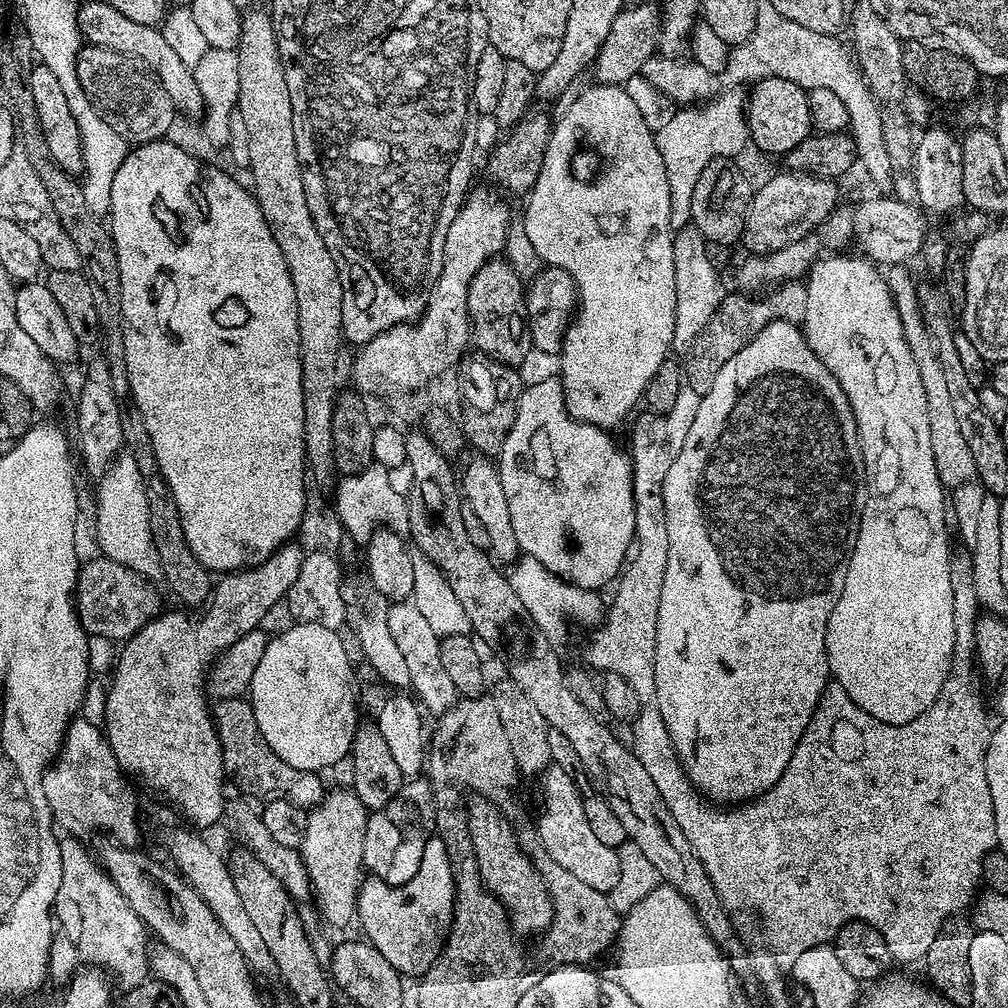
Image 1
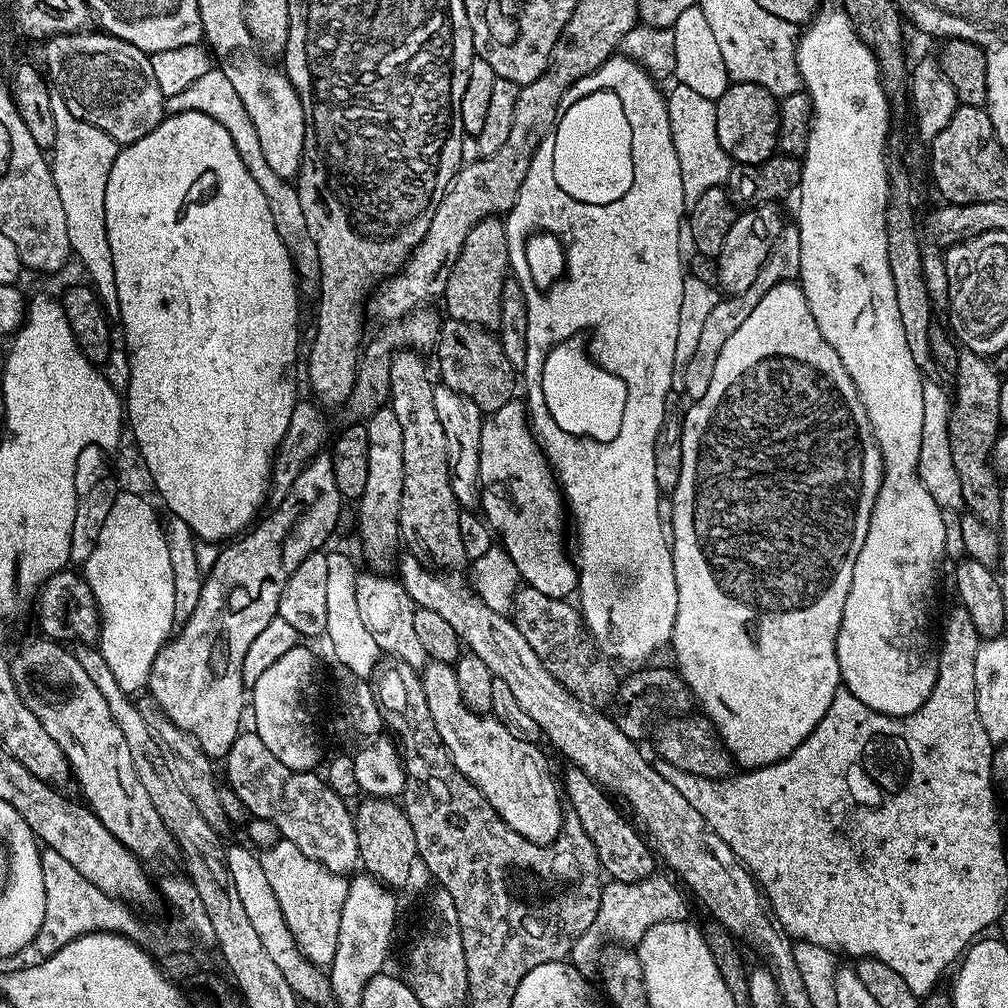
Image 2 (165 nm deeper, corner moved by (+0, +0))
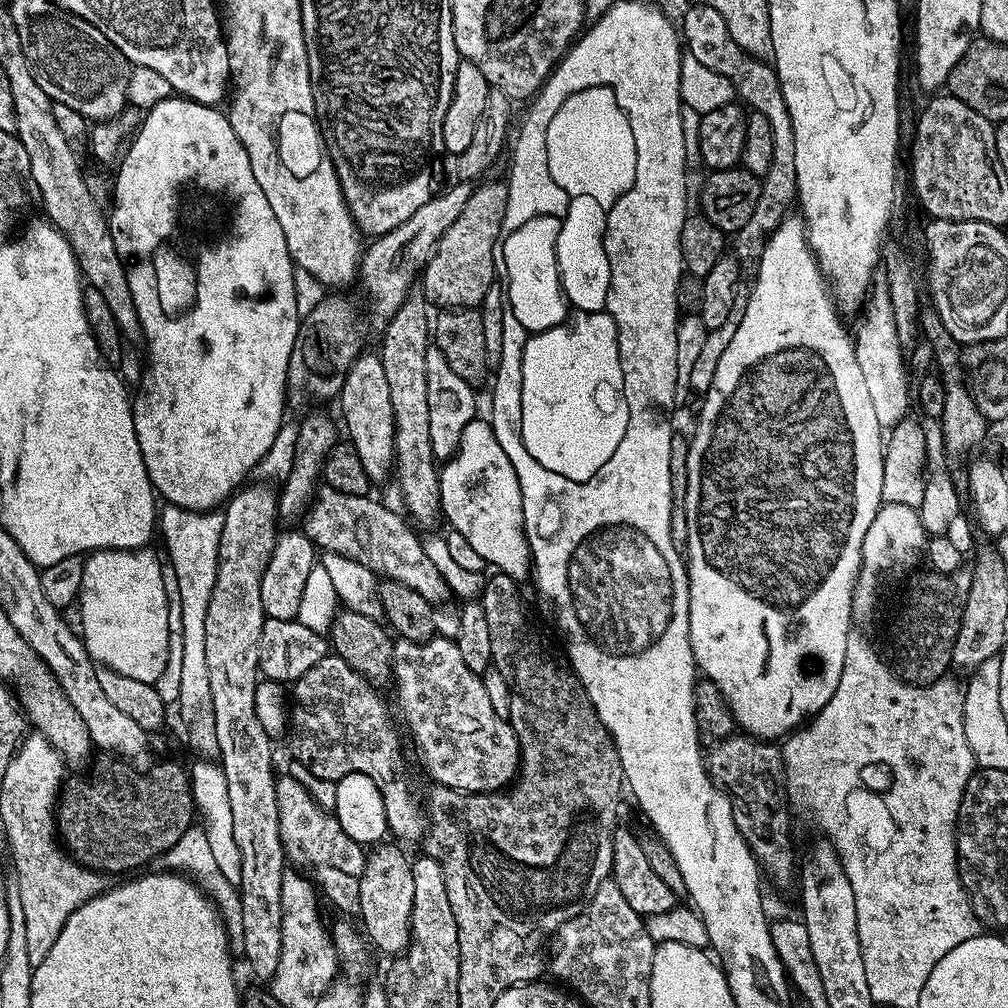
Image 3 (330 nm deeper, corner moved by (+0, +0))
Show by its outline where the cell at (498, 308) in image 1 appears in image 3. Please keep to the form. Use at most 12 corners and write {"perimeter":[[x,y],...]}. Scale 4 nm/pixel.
{"perimeter":[[503,179],[472,188],[424,267],[437,309],[476,308],[497,279]]}

